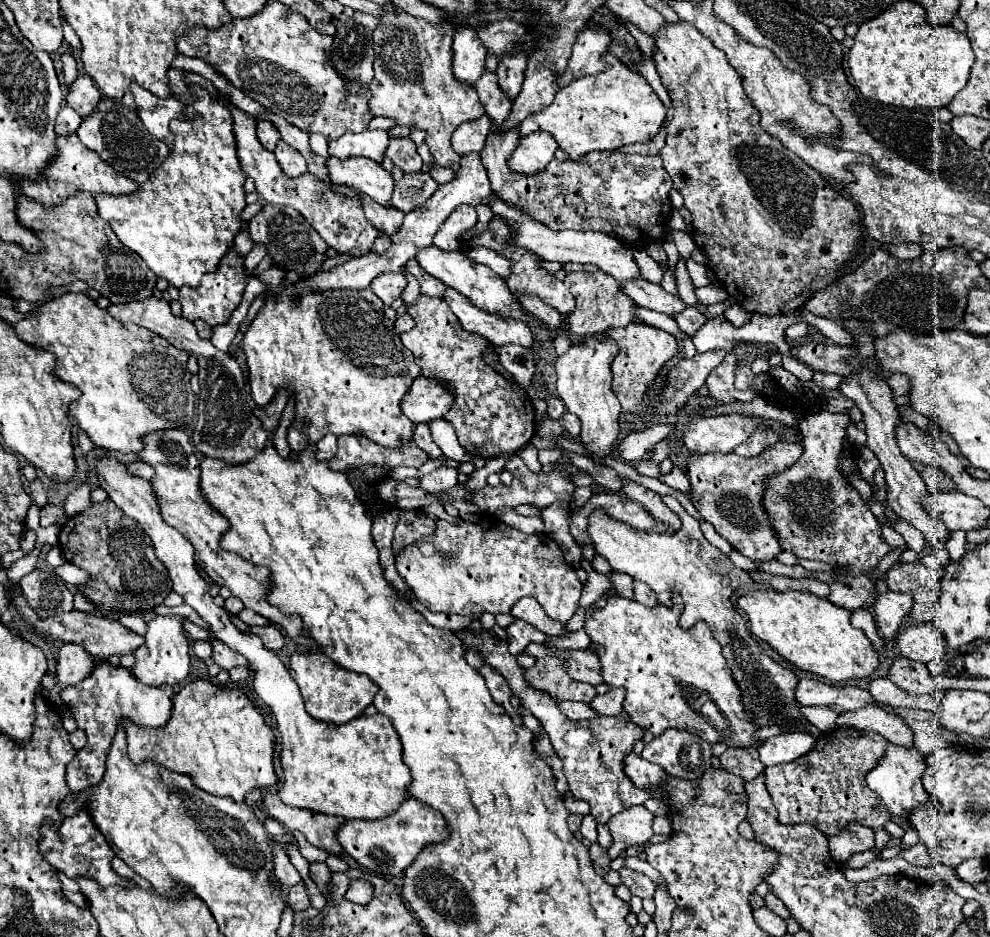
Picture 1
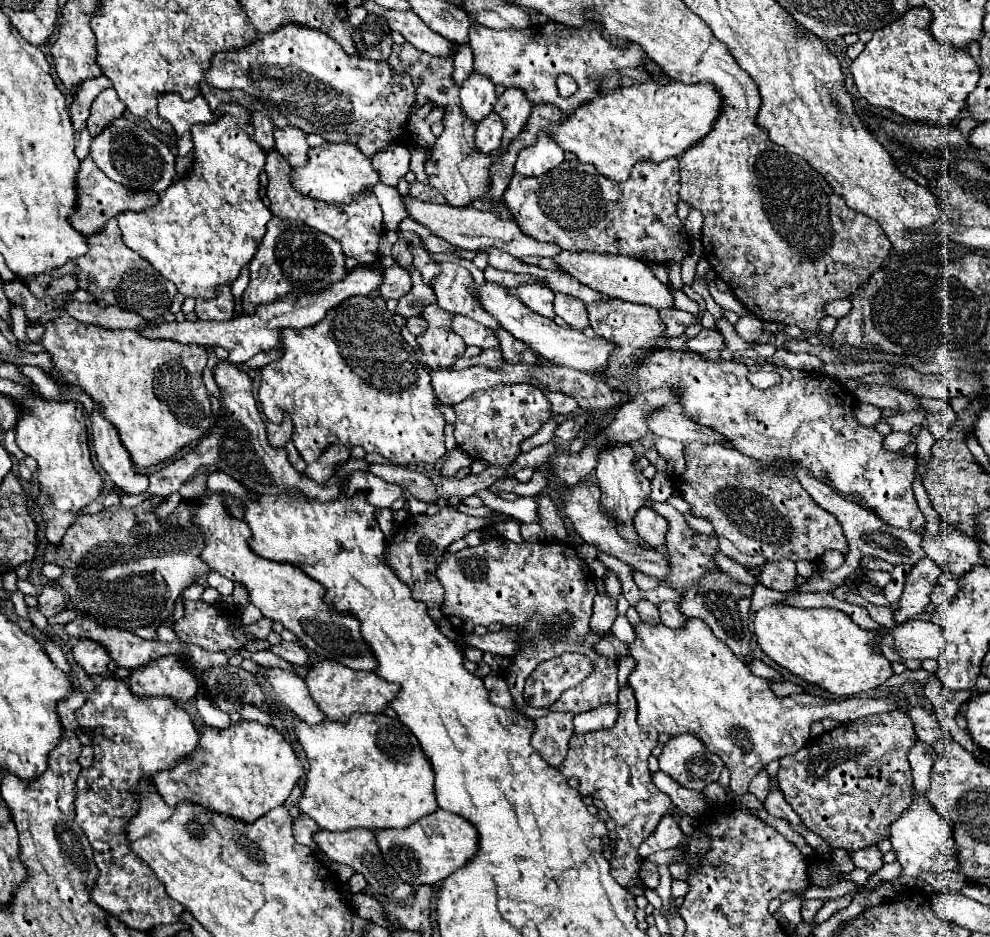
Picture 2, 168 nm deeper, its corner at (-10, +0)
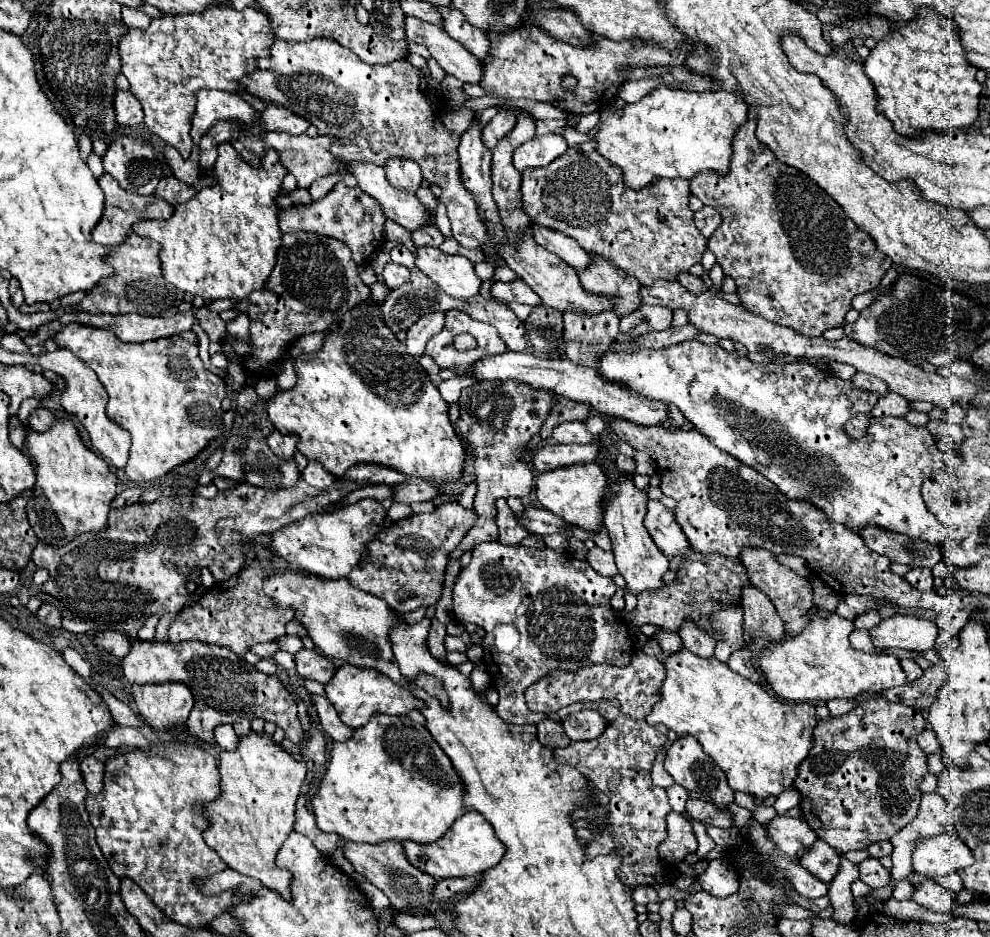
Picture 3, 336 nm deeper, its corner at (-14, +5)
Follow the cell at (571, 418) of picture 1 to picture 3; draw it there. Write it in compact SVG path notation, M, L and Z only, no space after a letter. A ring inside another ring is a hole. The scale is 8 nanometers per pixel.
M569 421L569 423L561 423L553 429L553 439L557 443L589 443L595 437L585 429L585 425L581 421Z

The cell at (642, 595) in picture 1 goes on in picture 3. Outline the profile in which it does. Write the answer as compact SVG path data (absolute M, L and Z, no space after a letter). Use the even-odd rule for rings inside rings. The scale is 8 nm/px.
M683 623L683 627L679 627L679 635L683 639L685 649L689 649L705 659L713 655L713 639L705 631L699 631L699 627L695 627L695 623Z

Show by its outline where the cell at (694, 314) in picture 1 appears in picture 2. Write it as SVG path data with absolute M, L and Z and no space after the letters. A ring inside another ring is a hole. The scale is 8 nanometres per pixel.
M665 308L659 310L661 322L665 324L665 336L683 336L685 328L697 320L697 316L691 316L689 312L681 312L677 308Z

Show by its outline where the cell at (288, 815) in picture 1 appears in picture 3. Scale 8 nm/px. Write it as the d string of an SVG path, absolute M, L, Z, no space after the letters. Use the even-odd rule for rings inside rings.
M343 839L343 853L359 875L369 879L375 887L379 887L389 897L393 909L407 913L407 915L427 915L427 907L429 907L427 903L431 903L429 895L433 891L435 879L431 875L415 869L405 859L403 847L399 843L387 841L387 843L369 845L369 843L347 843Z

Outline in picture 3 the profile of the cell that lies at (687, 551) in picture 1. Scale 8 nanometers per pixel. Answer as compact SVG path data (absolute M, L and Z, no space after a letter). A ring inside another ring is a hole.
M579 463L579 465L571 465L571 467L561 467L561 469L539 475L537 499L541 501L541 505L545 509L559 515L567 523L577 525L595 535L603 527L603 511L601 511L601 503L597 501L599 499L597 493L603 493L605 483L607 483L605 473L595 463Z

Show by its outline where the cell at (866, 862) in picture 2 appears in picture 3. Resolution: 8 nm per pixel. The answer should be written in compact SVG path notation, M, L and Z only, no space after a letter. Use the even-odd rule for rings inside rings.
M867 857L865 861L861 861L859 871L861 871L859 879L873 889L875 887L885 887L889 883L889 871L875 857Z

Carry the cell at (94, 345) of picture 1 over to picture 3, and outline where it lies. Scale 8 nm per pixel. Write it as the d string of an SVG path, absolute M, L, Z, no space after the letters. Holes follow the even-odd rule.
M69 323L53 335L59 349L69 349L87 363L109 393L107 415L131 433L133 447L125 473L141 483L193 459L211 439L223 435L221 401L225 383L199 359L199 349L179 335L147 343L123 343L105 329Z

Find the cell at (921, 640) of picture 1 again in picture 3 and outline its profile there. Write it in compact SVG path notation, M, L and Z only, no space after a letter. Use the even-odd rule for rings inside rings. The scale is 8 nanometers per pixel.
M893 615L891 619L881 621L875 629L869 631L871 641L879 649L889 647L903 647L911 651L927 651L935 647L937 641L937 627L933 621L907 617L907 615Z

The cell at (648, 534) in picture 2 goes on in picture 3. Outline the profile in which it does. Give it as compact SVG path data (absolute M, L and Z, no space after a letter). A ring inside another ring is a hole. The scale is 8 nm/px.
M647 501L645 527L655 541L655 545L671 559L683 557L691 551L687 537L679 523L675 523L673 511L669 511L661 501Z

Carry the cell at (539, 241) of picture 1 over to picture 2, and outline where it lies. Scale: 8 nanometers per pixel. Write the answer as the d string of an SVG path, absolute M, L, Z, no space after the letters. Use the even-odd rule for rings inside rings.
M403 196L403 204L415 222L427 226L433 236L437 236L453 246L461 246L467 250L495 246L495 248L503 248L505 252L509 252L515 258L521 258L521 256L551 258L561 252L561 248L555 248L555 244L543 244L543 242L531 240L531 236L523 234L517 224L507 224L507 220L495 220L495 216L487 216L487 212L481 212L475 208L451 208L449 204L429 204L429 202L417 200L413 196Z

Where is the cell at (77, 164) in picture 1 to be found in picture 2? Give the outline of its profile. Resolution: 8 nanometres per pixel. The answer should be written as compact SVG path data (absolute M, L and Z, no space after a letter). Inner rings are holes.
M85 158L81 162L79 170L79 212L75 212L75 230L79 230L83 236L93 236L105 228L105 224L115 218L121 212L141 212L145 208L151 208L159 202L159 194L155 192L131 192L129 188L123 188L121 184L115 184L109 180L91 158Z

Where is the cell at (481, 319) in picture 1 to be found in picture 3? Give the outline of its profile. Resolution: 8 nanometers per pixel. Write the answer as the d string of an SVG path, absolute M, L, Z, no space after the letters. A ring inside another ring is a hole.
M419 247L415 265L455 299L479 295L481 279L475 273L473 261L463 255L445 255L433 247Z

